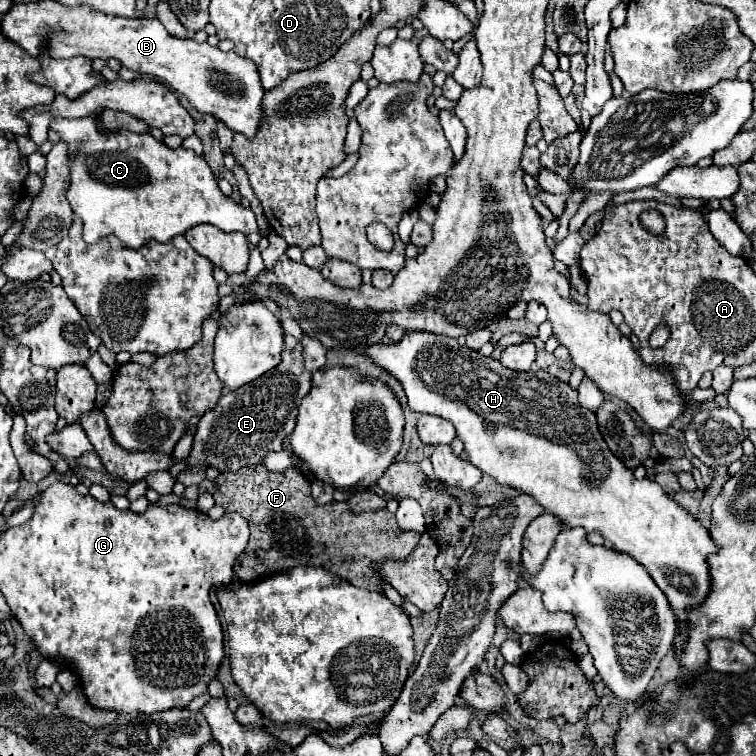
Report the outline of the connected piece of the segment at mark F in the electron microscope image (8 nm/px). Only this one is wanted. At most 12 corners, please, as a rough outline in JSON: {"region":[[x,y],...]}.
{"region":[[300,470],[200,486],[250,524],[246,584],[310,560],[382,592],[420,538],[386,508],[316,506]]}

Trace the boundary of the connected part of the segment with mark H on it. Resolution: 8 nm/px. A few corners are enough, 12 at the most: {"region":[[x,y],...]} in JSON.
{"region":[[404,332],[360,352],[468,460],[684,610],[708,530],[546,370]]}

